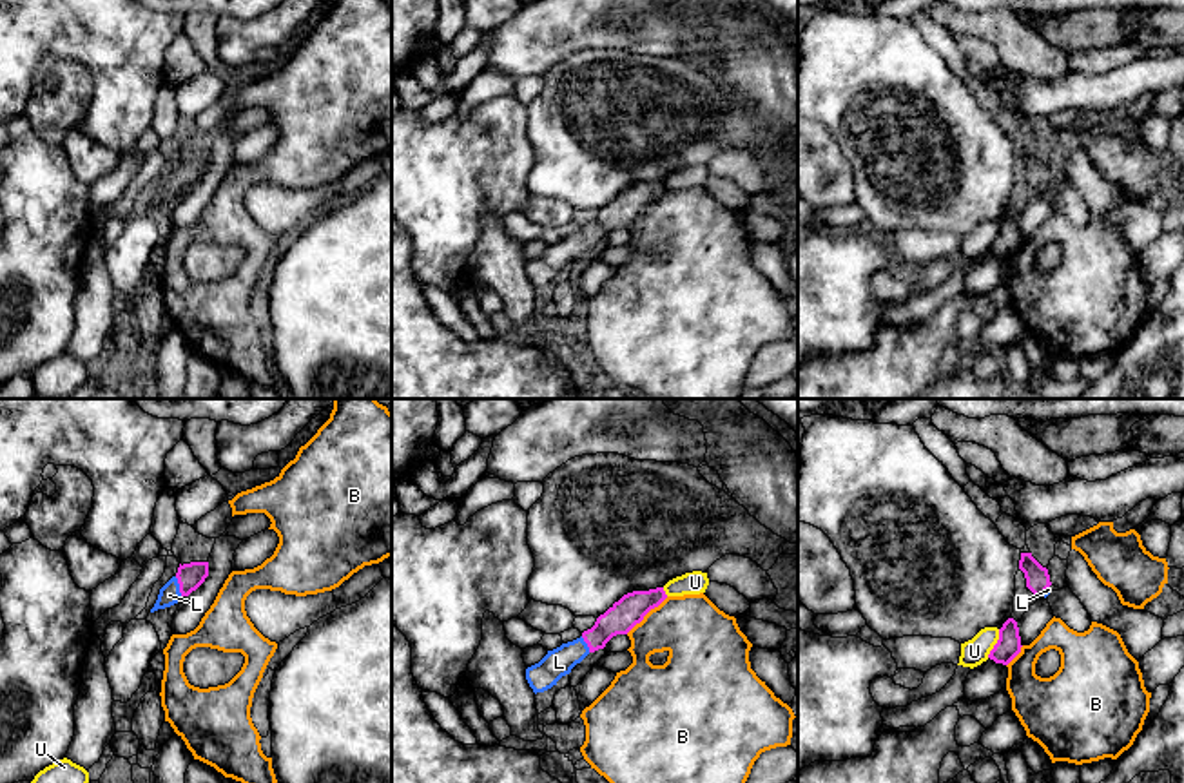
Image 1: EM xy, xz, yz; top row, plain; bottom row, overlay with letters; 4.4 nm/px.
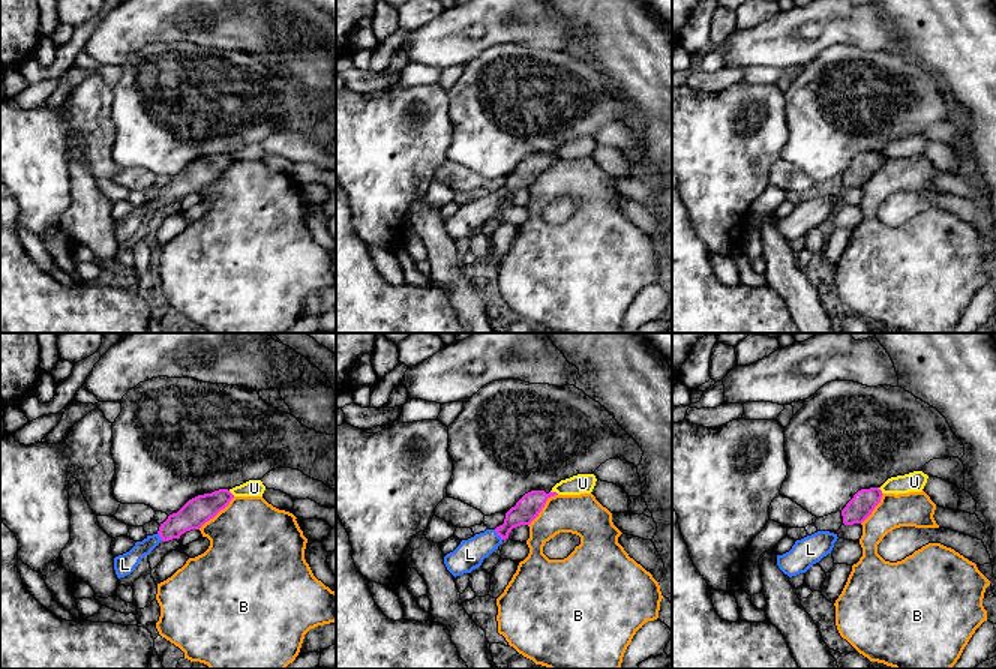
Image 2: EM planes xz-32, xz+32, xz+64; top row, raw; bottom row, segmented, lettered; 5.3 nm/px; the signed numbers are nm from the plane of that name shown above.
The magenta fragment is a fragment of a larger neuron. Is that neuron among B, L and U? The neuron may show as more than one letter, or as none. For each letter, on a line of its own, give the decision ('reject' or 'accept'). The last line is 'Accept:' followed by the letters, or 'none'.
B: reject
L: accept
U: reject
Accept: L

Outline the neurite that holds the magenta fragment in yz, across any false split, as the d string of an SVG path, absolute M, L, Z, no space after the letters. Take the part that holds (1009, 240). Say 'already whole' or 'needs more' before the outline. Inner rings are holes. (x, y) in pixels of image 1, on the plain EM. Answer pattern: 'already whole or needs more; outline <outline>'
already whole; outline M1008 212L999 223L999 234L988 252L995 257L1008 259L1021 246L1019 221L1014 212Z

